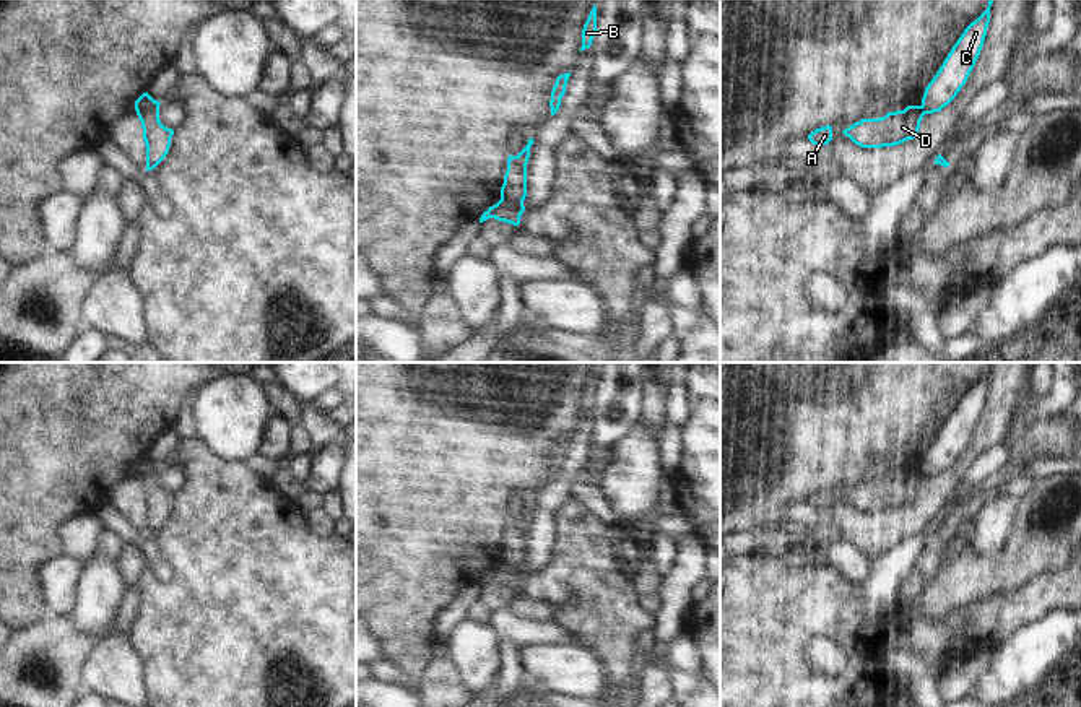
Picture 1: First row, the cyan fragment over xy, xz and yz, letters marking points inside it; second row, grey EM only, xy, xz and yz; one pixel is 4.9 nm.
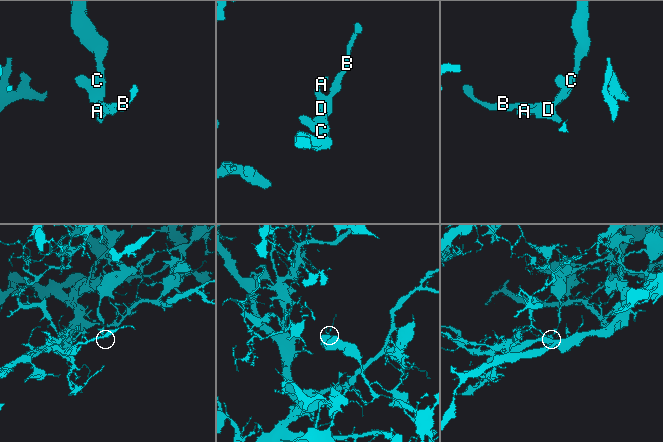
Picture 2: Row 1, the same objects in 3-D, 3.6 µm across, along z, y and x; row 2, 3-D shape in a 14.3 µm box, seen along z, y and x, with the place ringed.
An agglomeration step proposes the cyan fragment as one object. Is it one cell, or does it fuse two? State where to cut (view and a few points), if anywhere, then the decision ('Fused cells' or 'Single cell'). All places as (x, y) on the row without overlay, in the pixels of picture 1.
Split along xy (158, 468), (148, 468), (137, 475). Fused cells.

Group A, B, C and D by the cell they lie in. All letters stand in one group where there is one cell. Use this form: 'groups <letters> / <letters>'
groups A B D / C

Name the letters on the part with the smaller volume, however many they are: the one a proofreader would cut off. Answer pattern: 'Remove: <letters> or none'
Remove: A, B, D

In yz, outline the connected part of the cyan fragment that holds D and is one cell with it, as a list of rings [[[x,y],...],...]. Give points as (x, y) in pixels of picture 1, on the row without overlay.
[[[907,470],[879,483],[862,483],[842,497],[862,512],[894,510],[918,499],[923,479],[922,470]]]

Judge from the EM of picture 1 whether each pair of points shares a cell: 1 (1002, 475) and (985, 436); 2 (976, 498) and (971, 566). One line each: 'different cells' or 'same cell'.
1: different cells
2: different cells

